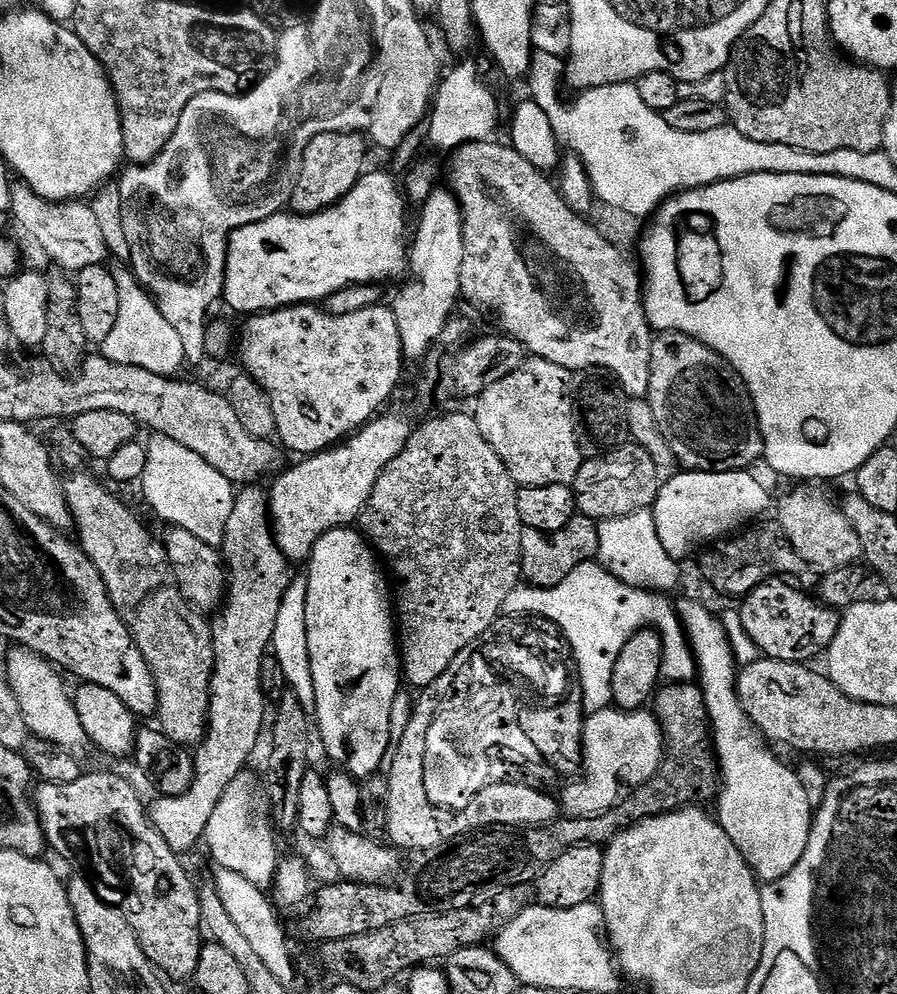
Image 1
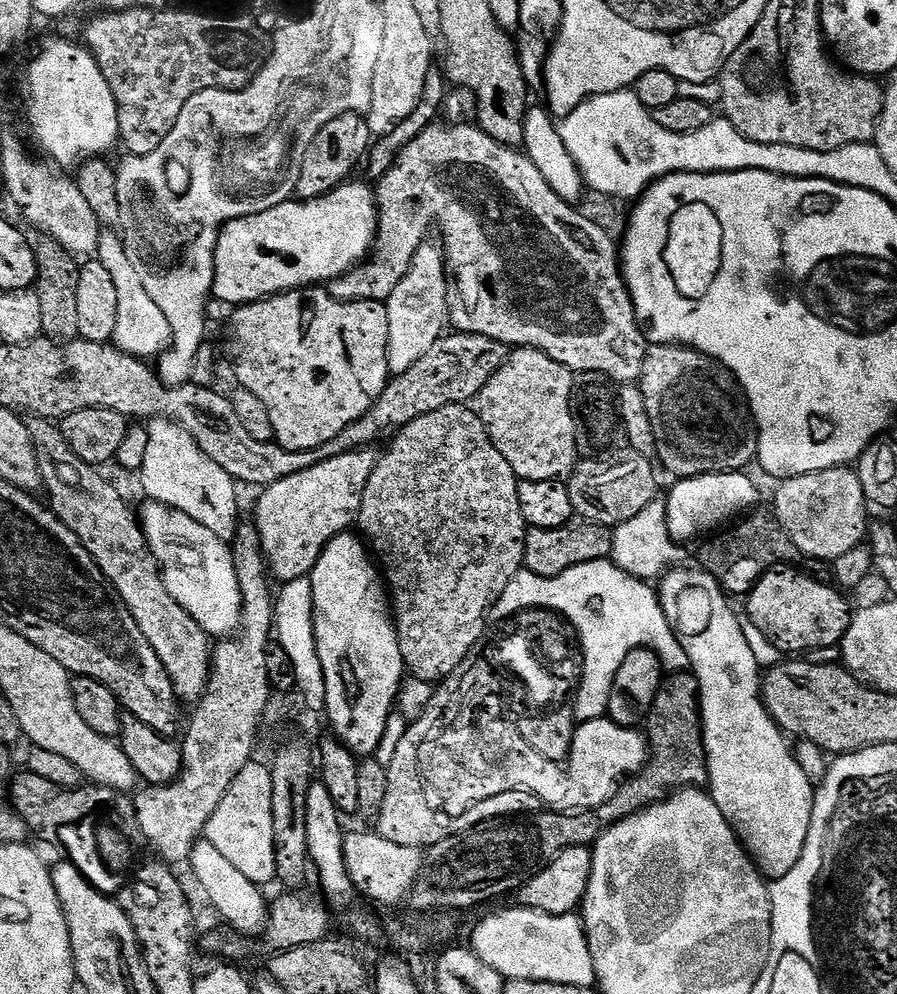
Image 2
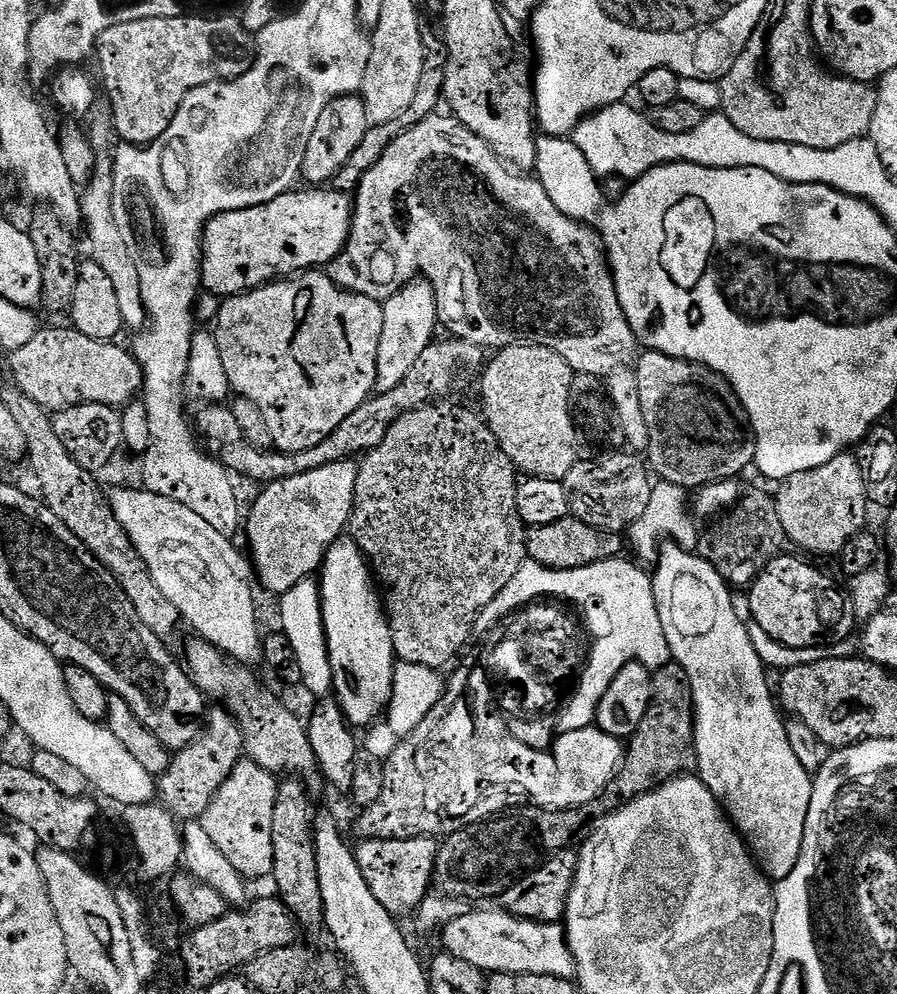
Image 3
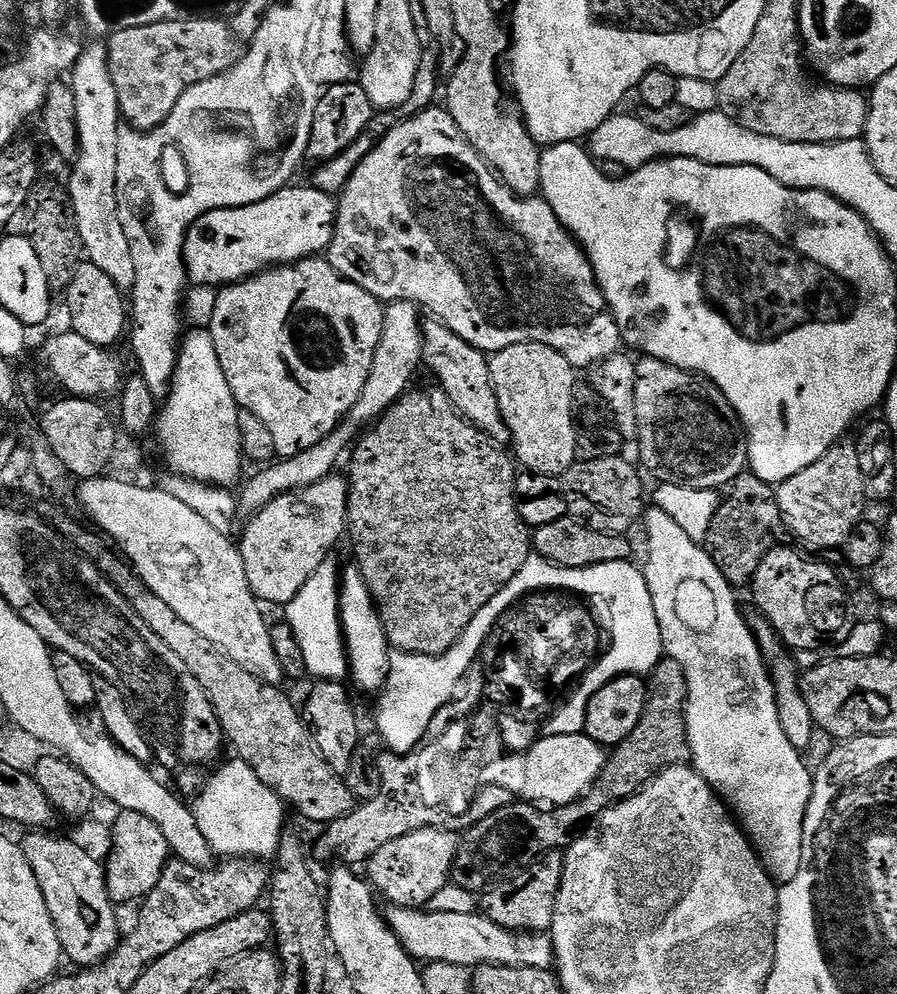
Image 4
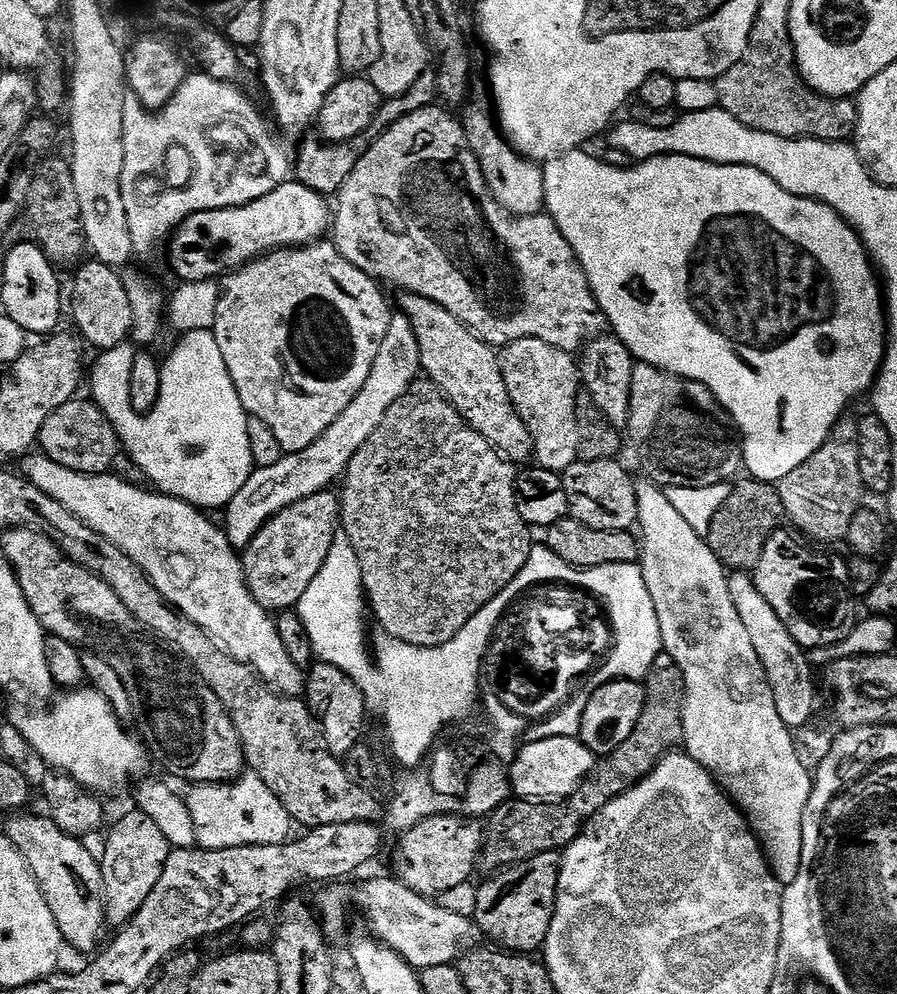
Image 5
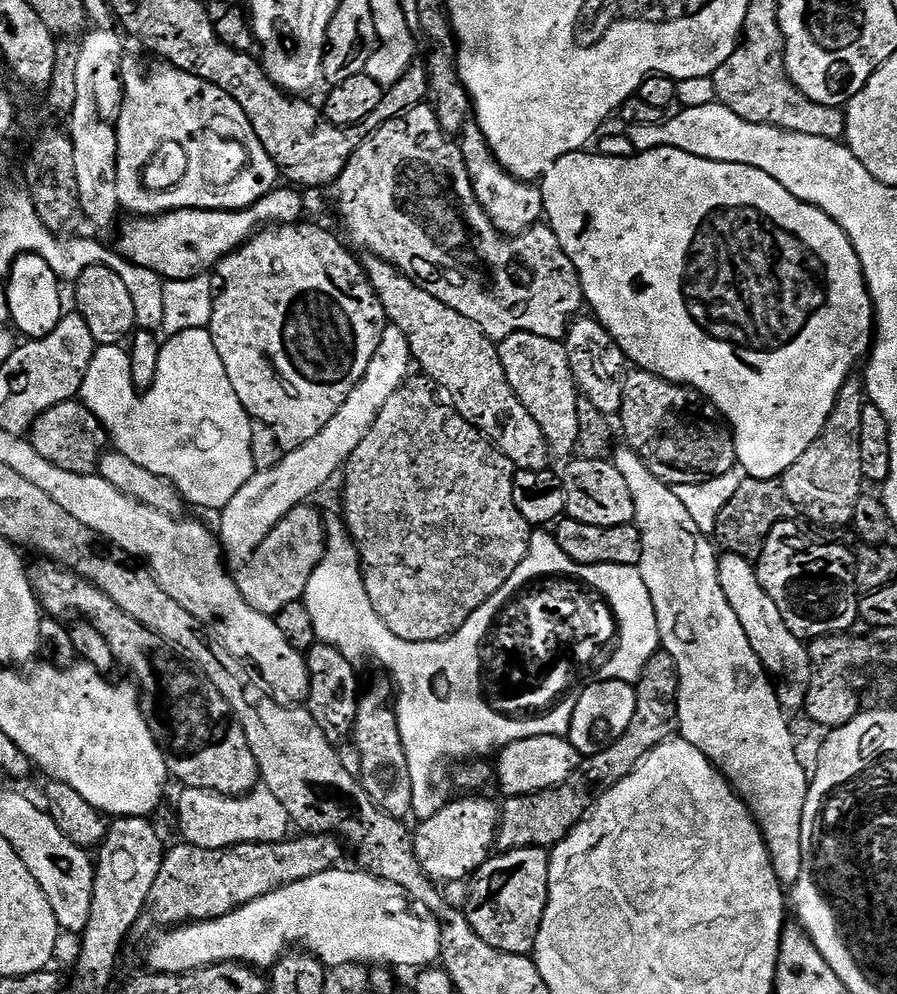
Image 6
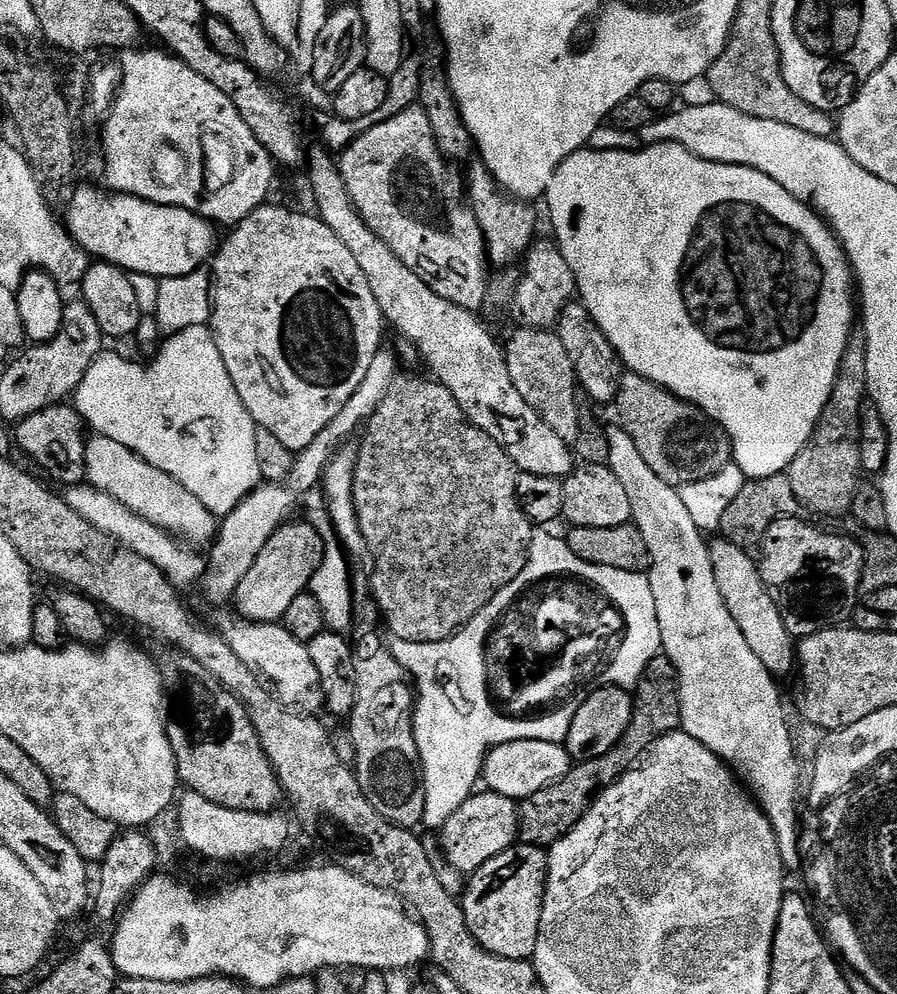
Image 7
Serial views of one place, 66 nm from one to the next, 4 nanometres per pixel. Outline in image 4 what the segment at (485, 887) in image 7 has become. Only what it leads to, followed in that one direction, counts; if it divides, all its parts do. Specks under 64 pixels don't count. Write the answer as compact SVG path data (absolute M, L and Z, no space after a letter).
M564 852L548 853L523 872L517 872L516 875L508 877L501 884L496 884L483 893L483 915L498 926L510 929L511 932L547 933L554 922L563 874Z

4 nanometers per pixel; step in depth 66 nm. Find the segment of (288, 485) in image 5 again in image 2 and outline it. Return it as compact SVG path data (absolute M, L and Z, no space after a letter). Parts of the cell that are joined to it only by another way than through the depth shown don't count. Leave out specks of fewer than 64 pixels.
M425 242L418 246L410 262L410 270L394 286L394 294L386 301L388 321L390 322L390 342L386 350L388 370L392 376L406 374L418 358L423 358L445 335L450 320L450 277L446 271L443 247L439 243Z

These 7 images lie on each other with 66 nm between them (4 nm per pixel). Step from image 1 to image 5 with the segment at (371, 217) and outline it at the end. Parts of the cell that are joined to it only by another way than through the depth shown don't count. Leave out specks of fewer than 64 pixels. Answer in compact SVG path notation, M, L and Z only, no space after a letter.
M285 182L249 204L195 212L186 217L170 238L172 268L184 282L215 281L265 252L311 244L321 239L329 228L329 201L306 186Z

